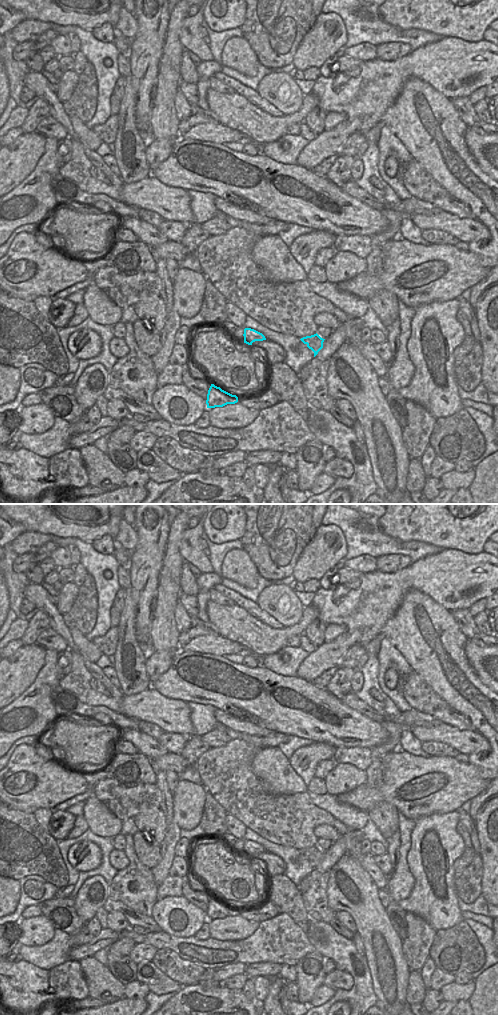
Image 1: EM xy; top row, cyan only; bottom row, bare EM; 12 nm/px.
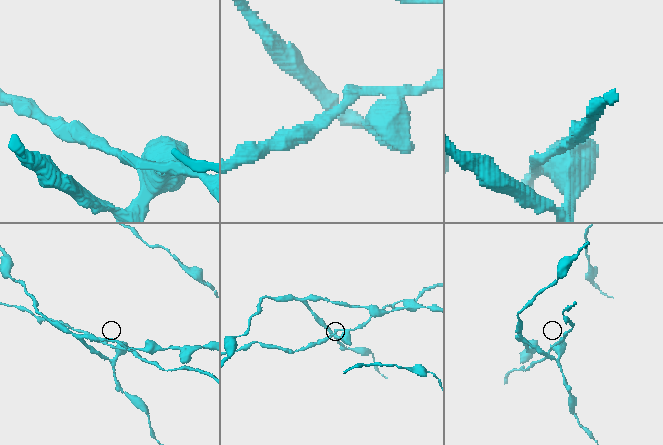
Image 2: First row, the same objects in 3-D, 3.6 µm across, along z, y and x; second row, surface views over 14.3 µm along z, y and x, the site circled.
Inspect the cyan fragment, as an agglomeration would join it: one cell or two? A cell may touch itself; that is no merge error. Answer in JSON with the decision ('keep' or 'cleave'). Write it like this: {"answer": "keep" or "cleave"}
{"answer": "cleave"}

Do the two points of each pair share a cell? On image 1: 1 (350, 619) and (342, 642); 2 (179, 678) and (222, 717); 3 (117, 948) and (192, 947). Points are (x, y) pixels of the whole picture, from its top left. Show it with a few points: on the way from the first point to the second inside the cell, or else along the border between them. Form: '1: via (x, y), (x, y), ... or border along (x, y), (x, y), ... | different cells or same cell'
1: border along (346, 628), (354, 628), (359, 632), (359, 643) | different cells
2: border along (217, 708), (225, 712) | different cells
3: border along (119, 938), (126, 937), (136, 943) | different cells

